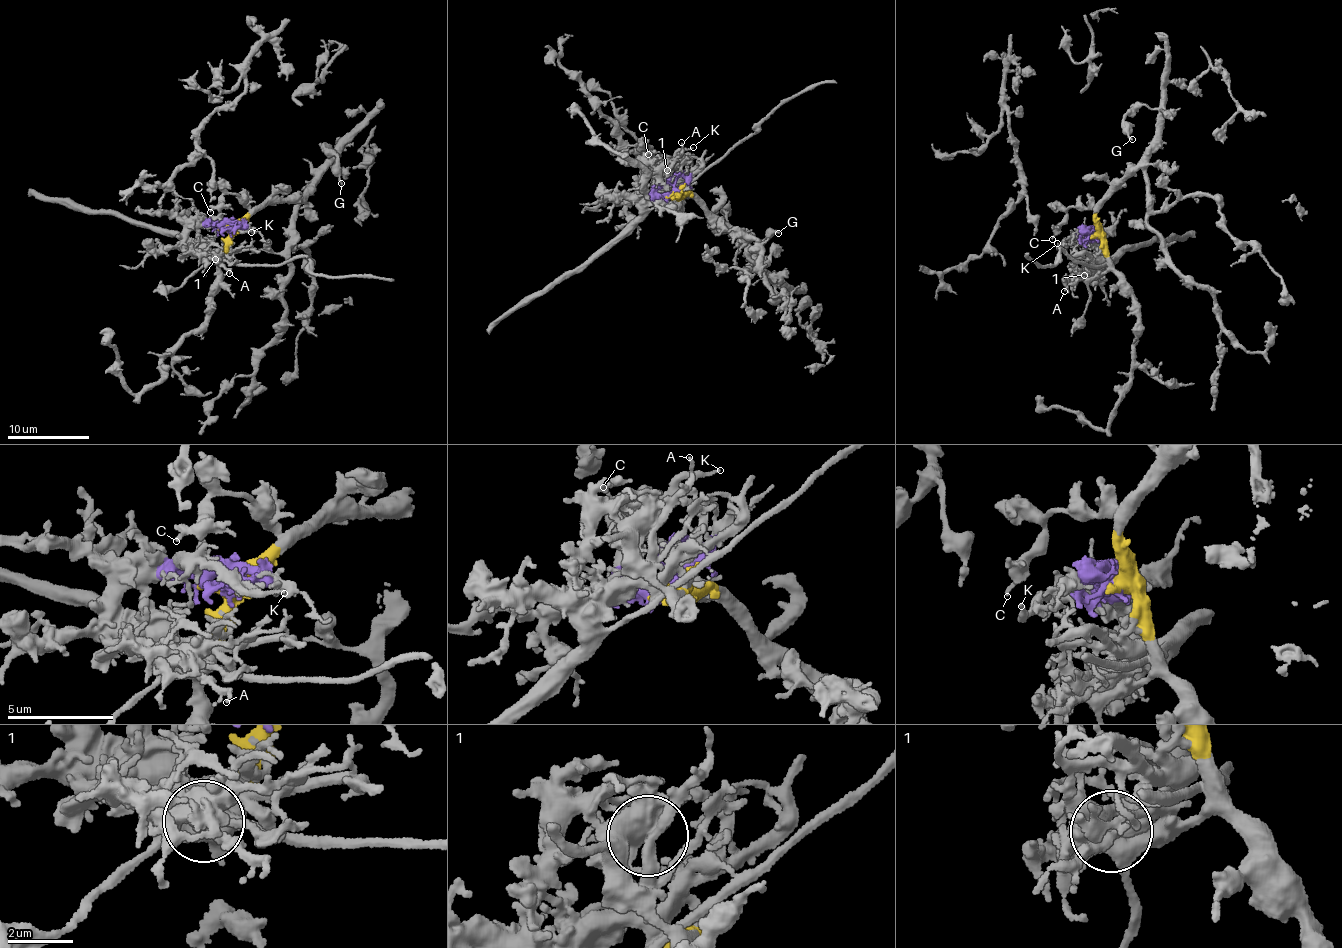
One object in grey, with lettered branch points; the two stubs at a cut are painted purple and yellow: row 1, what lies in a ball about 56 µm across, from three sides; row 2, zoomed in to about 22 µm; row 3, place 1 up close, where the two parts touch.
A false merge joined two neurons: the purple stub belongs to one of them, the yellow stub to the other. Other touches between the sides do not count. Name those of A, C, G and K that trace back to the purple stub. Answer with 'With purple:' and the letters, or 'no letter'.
With purple: A, K

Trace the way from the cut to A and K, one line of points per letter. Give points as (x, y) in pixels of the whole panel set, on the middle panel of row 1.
A: (674, 191), (648, 199), (680, 152), (682, 142)
K: (674, 191), (691, 171), (683, 154), (694, 148)

